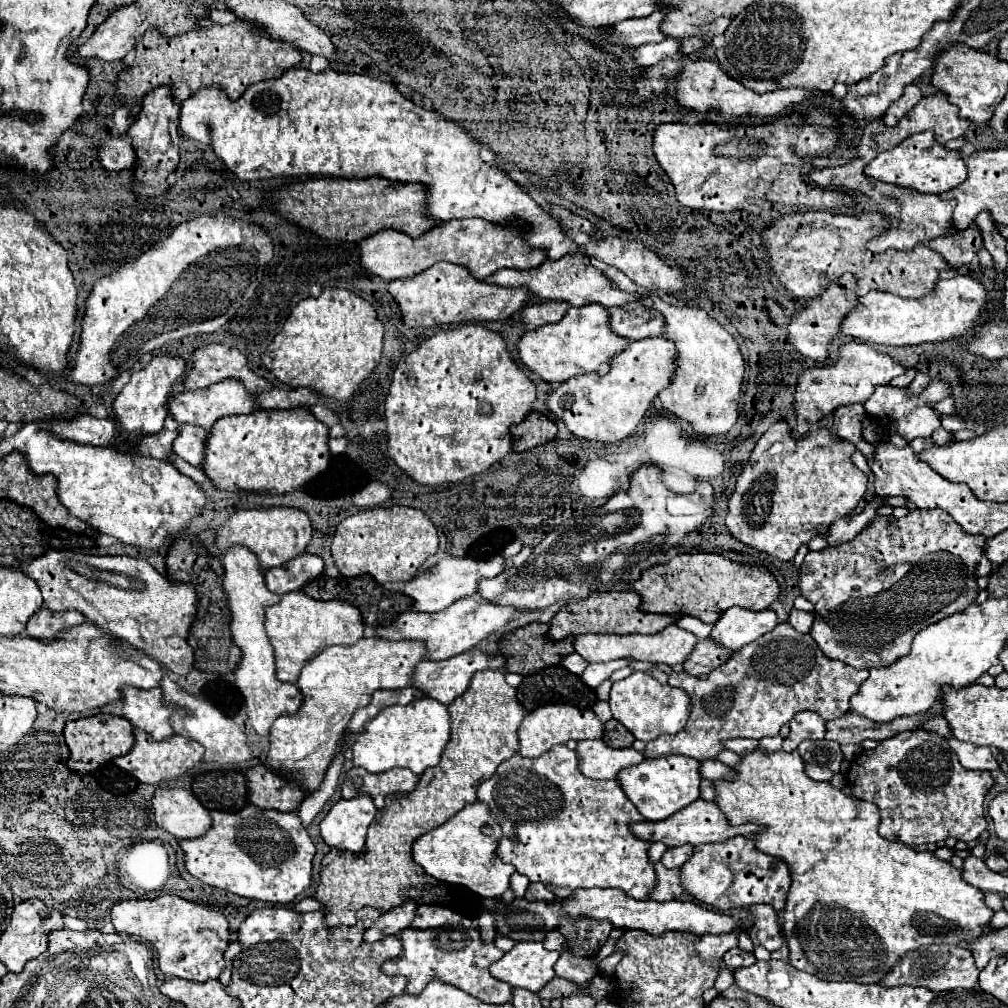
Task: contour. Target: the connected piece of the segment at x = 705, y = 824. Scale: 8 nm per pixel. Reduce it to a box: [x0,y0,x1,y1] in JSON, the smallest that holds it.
[631,798,739,848]

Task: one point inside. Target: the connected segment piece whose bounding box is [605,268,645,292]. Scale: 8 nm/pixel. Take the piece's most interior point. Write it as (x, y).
(620, 280)

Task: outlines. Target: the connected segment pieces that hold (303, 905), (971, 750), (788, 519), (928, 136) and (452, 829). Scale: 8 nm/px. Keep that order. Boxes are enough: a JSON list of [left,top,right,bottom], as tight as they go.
[[293,898,327,912],[949,738,999,770],[725,420,867,560],[865,132,967,194],[413,800,515,898]]

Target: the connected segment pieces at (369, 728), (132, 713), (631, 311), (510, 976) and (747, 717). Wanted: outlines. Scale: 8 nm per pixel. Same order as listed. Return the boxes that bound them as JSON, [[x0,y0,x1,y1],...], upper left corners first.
[[353,698,449,774],[123,688,177,740],[609,304,665,340],[491,942,559,992],[645,622,867,762]]

